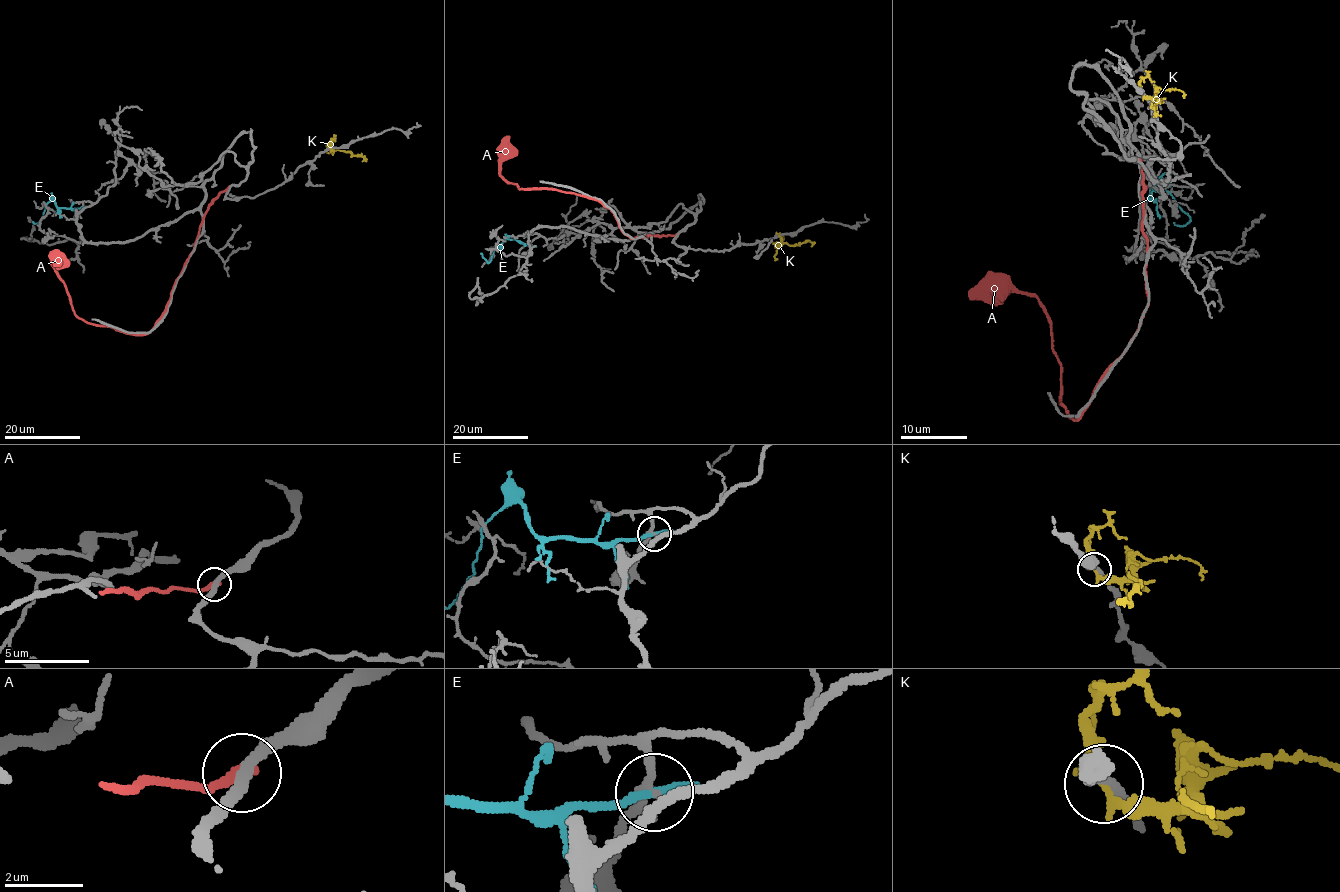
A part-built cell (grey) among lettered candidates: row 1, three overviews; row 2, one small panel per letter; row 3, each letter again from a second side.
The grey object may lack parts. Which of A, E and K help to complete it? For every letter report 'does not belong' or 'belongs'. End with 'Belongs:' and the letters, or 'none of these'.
A: does not belong
E: does not belong
K: does not belong
Belongs: none of these

